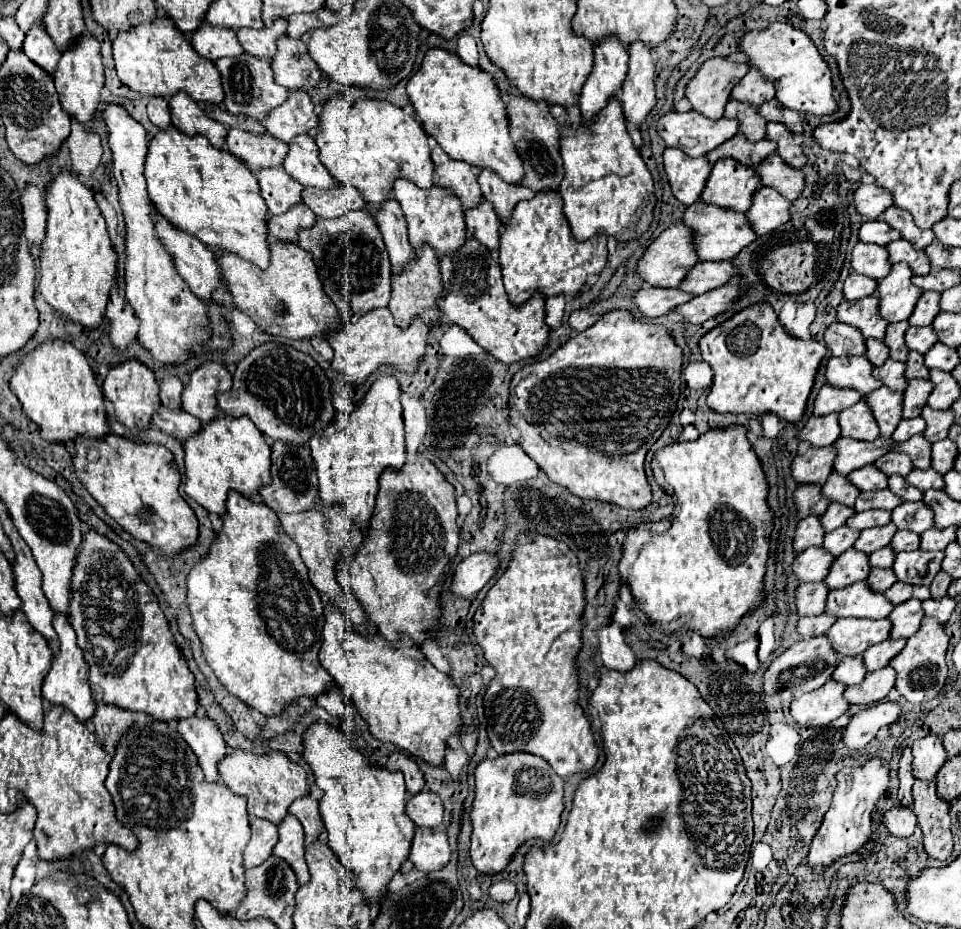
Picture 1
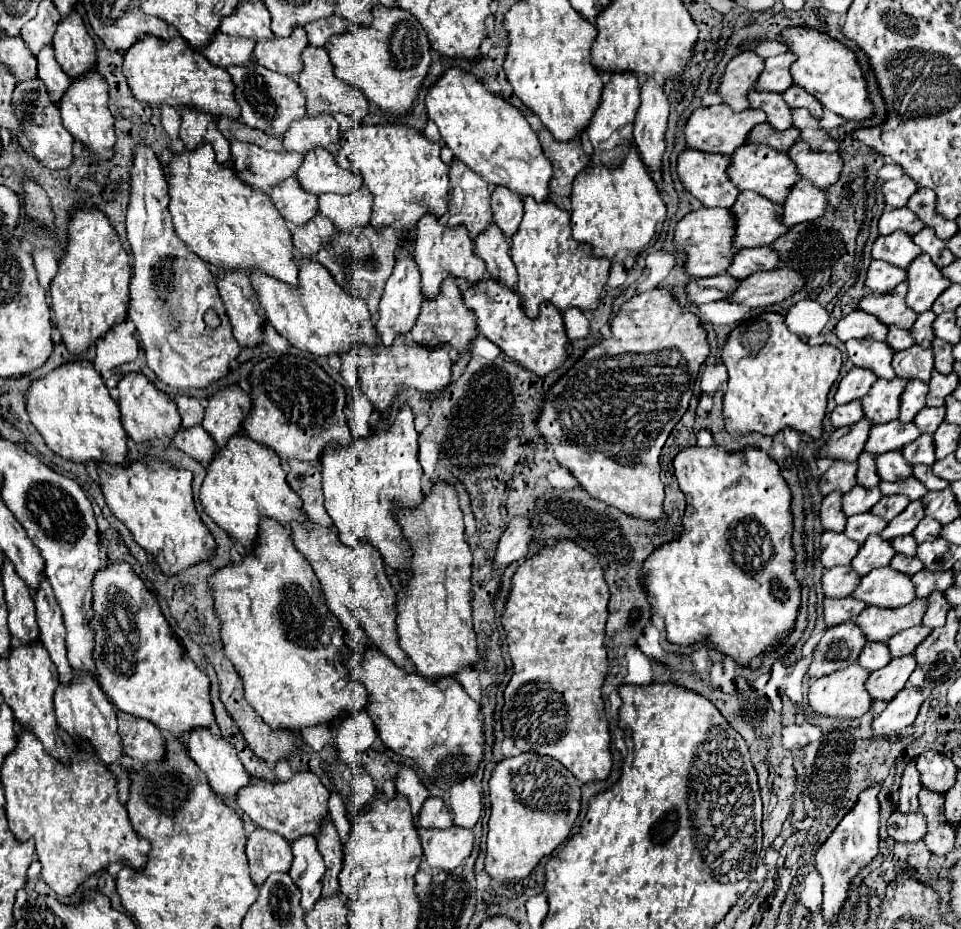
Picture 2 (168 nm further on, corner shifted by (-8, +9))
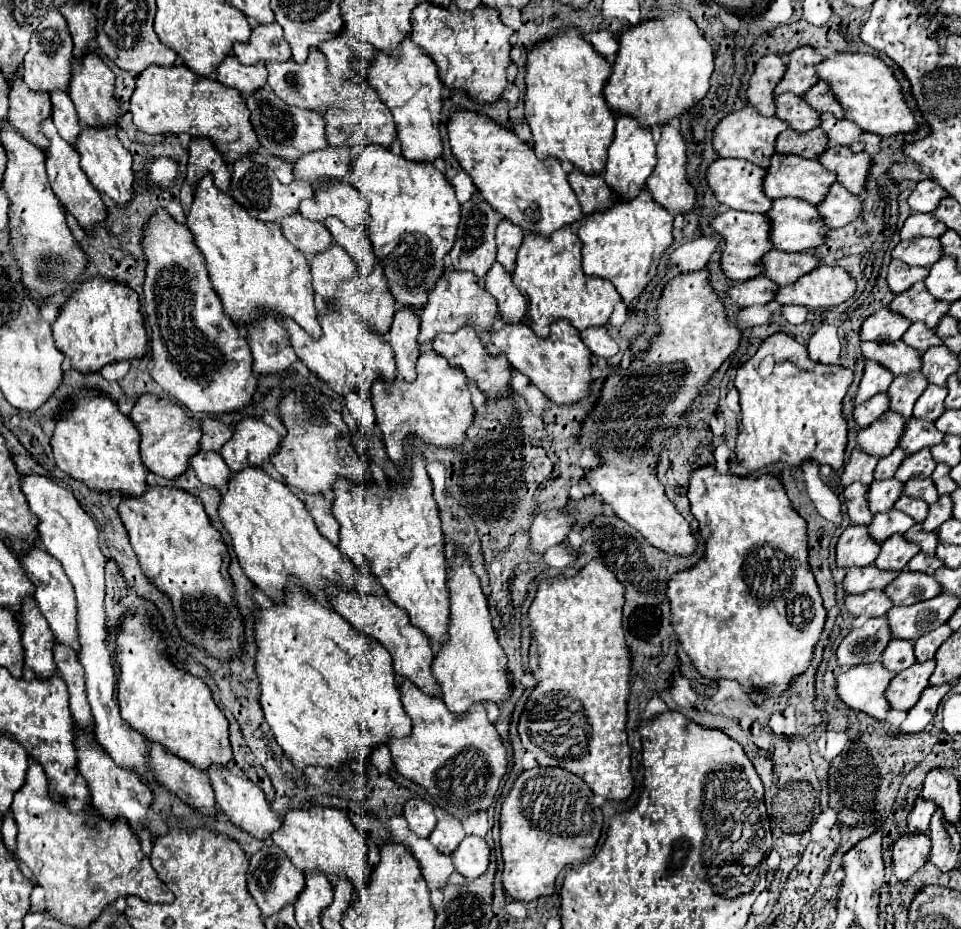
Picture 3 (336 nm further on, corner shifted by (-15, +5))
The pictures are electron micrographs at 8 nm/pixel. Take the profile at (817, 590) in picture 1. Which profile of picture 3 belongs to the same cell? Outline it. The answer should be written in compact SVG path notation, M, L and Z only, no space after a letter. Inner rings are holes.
M866 566L866 568L848 568L846 576L842 580L844 592L846 594L862 594L866 590L876 590L876 588L884 588L888 582L892 582L896 578L896 572L888 572L888 570L878 570L874 566Z

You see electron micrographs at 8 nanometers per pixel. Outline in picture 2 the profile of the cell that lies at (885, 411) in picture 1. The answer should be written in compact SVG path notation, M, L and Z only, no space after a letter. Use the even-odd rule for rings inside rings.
M909 380L903 396L901 396L901 422L913 422L915 414L925 408L925 396L929 392L929 386L921 380Z

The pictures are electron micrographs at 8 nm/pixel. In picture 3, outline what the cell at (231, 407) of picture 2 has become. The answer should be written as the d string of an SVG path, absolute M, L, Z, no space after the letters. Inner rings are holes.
M242 418L236 422L232 438L222 446L220 454L232 472L248 466L262 466L278 448L280 436L262 418Z

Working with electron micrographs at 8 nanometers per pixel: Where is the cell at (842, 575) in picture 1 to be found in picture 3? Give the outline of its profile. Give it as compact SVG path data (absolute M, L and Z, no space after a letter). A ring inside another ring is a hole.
M896 534L892 538L888 538L886 542L880 544L880 554L874 560L874 566L880 570L904 570L906 564L910 562L912 556L916 556L920 552L918 546L910 544L904 540L904 536Z

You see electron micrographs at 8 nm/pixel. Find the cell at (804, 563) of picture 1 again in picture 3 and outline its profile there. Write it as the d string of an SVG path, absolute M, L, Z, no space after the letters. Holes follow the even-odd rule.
M848 526L836 544L836 564L840 568L870 566L880 552L880 546L868 538L866 526Z

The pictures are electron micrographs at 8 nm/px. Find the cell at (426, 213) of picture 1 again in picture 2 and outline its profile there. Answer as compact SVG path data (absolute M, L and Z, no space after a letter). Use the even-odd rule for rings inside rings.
M421 218L421 224L417 224L417 242L413 250L413 258L421 270L421 292L425 300L435 300L441 282L449 276L461 278L467 284L477 284L485 276L485 264L473 254L473 242L469 242L469 236L465 230L447 230L449 226L443 226L437 218Z

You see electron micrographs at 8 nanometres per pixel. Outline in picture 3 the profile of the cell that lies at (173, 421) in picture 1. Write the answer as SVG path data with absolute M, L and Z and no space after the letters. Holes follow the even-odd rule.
M200 450L190 458L190 466L194 468L200 482L214 486L214 488L222 488L230 478L230 470L218 452L208 454L208 452Z

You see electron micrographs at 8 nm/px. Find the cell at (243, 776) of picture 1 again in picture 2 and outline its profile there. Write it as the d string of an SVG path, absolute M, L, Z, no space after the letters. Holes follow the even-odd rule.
M297 772L289 782L281 784L251 780L249 790L241 790L241 794L237 794L239 806L251 816L251 820L257 826L283 836L287 842L295 842L297 838L307 834L309 836L319 834L321 822L329 816L327 800L329 800L329 790L311 772Z

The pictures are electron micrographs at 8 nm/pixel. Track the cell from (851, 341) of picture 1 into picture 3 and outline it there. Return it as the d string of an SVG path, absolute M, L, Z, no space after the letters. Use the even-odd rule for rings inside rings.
M882 308L866 318L860 328L860 340L876 340L876 342L896 342L908 330L912 322L894 314L888 308Z

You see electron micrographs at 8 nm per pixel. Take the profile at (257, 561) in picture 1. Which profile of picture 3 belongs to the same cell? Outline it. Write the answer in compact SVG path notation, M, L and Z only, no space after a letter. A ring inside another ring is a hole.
M296 576L290 578L282 602L270 602L270 608L254 610L254 630L258 646L256 674L260 680L260 706L276 742L294 766L304 768L314 764L342 768L350 758L366 764L374 746L386 744L390 736L402 738L410 734L412 722L402 710L390 654L382 650L378 642L372 642L372 656L366 656L370 648L366 638L348 620L342 620L342 616L326 608L320 598L302 588Z

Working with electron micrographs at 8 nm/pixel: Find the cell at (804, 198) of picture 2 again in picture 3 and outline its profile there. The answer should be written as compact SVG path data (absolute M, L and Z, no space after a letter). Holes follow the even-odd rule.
M834 182L824 196L824 202L820 202L816 208L824 218L824 226L842 228L860 214L862 200L860 196L850 194L840 182Z

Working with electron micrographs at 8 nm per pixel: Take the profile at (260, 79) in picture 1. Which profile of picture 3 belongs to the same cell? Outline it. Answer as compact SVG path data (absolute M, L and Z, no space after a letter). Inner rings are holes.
M268 86L256 90L256 94L250 94L246 104L248 104L248 110L252 112L250 120L258 134L258 142L268 154L276 154L288 160L290 164L294 164L300 156L308 154L310 150L328 146L326 136L324 136L324 118L320 112L300 110L298 106L288 106L284 100L276 98L274 90L270 90Z

